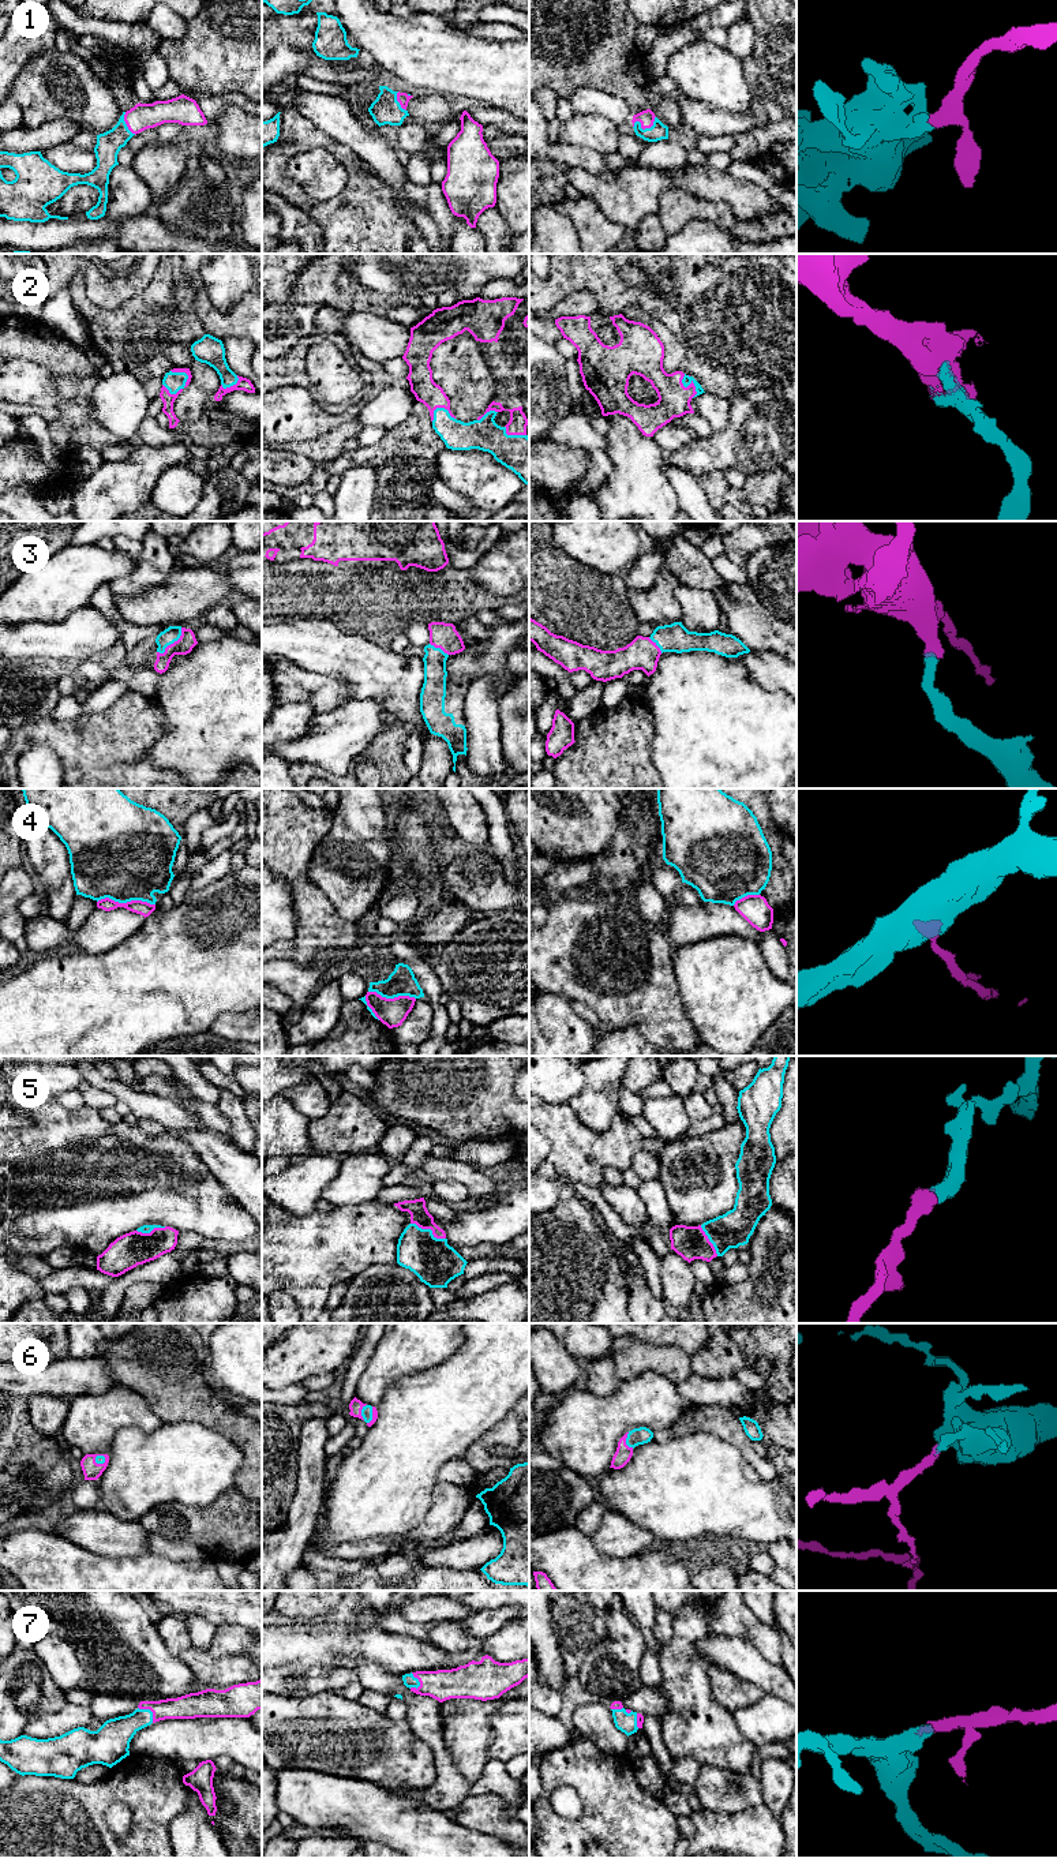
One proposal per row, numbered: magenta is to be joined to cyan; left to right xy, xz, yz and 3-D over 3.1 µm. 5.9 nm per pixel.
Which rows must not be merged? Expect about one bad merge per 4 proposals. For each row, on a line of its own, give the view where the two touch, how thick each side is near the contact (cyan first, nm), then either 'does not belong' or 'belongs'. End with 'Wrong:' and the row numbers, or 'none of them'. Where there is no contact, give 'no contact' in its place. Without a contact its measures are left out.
1: meets cyan in yz; 100 nm thick on the cyan side, 90 nm on the other; belongs
2: meets cyan in xy; 110 nm thick on the cyan side, 40 nm on the other; belongs
3: meets cyan in xy; 90 nm thick on the cyan side, 100 nm on the other; belongs
4: meets cyan in xy; 480 nm thick on the cyan side, 90 nm on the other; does not belong
5: meets cyan in xz; 260 nm thick on the cyan side, 110 nm on the other; belongs
6: meets cyan in yz; 100 nm thick on the cyan side, 100 nm on the other; belongs
7: meets cyan in xy; 190 nm thick on the cyan side, 150 nm on the other; belongs
Wrong: 4

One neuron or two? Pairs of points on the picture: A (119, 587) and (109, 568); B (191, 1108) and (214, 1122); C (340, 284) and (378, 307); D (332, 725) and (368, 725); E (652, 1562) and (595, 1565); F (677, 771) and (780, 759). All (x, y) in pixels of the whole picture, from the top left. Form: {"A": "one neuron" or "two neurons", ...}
{"A": "two neurons", "B": "one neuron", "C": "one neuron", "D": "one neuron", "E": "one neuron", "F": "one neuron"}

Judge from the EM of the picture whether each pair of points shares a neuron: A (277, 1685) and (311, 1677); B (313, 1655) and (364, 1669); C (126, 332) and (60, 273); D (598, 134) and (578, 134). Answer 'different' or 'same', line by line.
A: same
B: different
C: different
D: same

